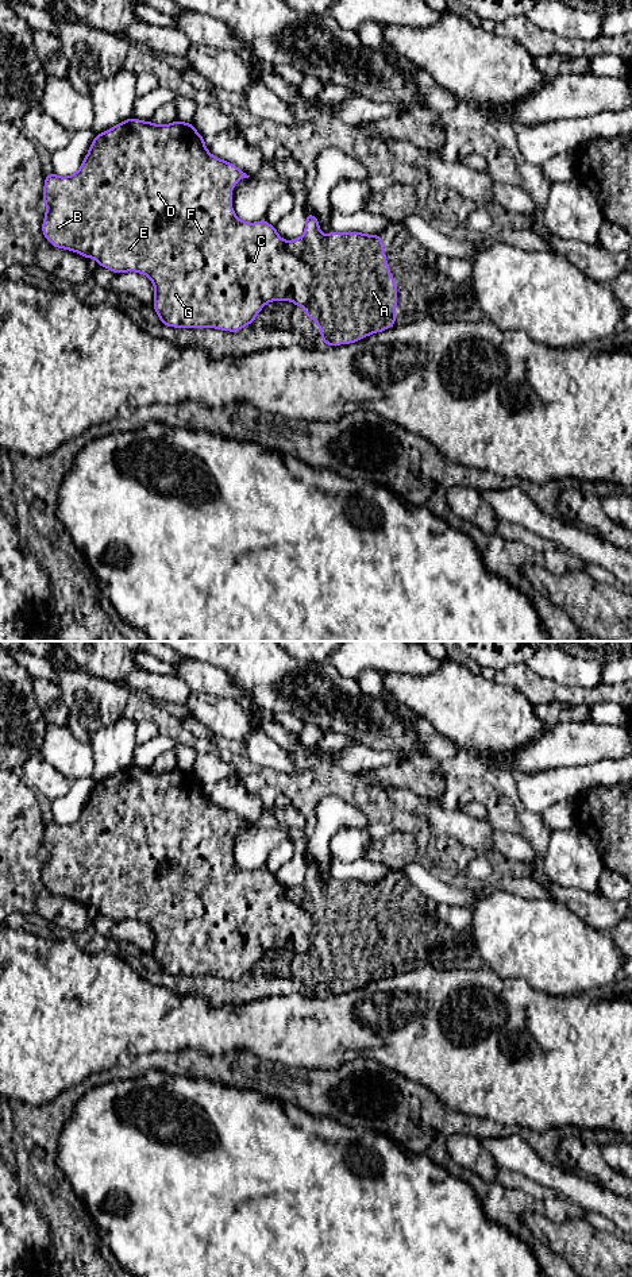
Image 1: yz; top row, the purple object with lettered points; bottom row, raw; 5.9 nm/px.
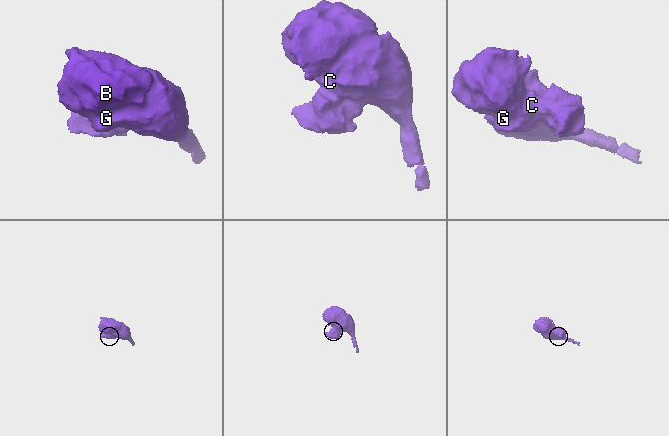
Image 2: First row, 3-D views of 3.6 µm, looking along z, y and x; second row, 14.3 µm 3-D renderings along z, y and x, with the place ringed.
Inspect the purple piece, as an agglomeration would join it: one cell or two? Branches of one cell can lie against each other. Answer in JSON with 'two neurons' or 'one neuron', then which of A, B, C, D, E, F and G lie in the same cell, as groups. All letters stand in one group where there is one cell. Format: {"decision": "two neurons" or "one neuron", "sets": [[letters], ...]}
{"decision": "two neurons", "sets": [["A"], ["B", "C", "D", "E", "F", "G"]]}

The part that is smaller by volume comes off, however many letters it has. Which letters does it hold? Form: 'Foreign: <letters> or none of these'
Foreign: A

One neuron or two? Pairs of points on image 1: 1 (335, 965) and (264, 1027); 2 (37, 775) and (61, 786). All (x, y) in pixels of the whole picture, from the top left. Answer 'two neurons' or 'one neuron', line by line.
1: two neurons
2: one neuron

